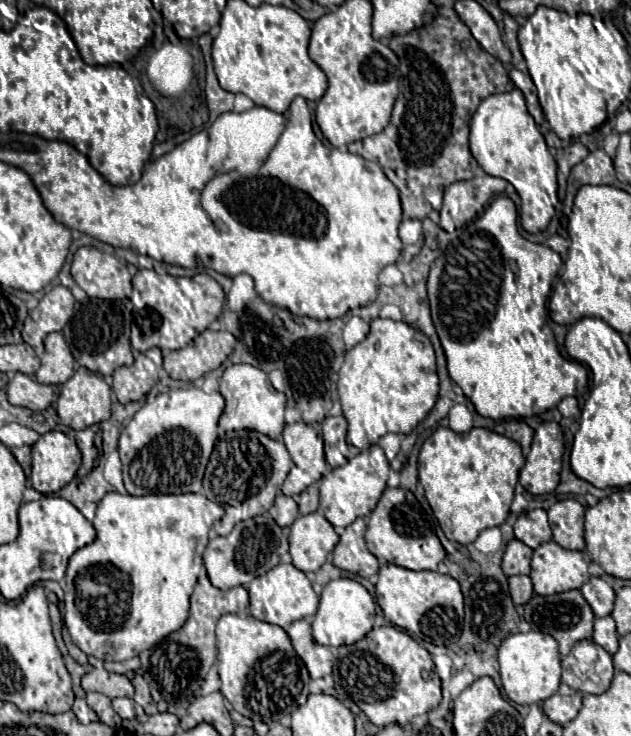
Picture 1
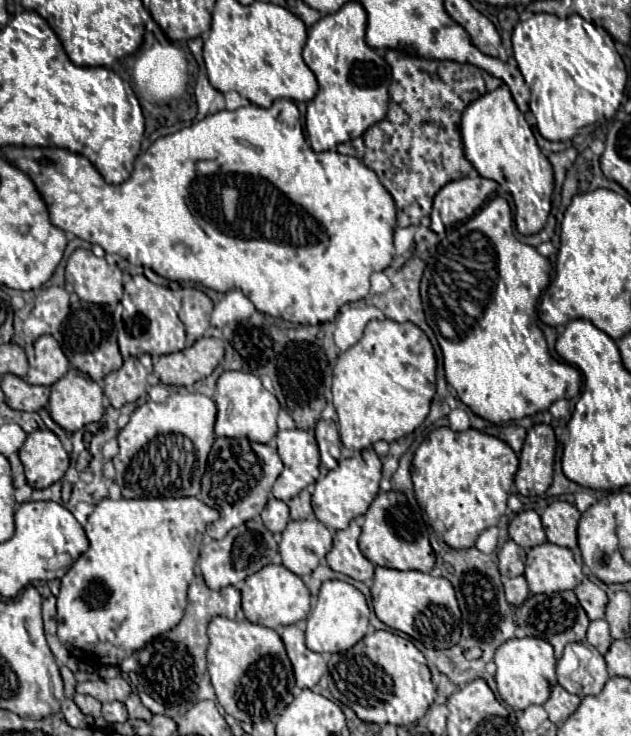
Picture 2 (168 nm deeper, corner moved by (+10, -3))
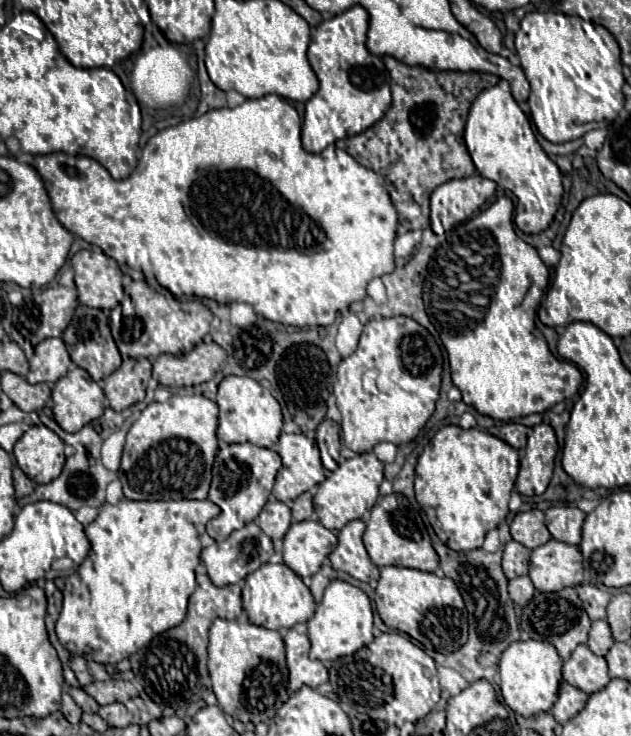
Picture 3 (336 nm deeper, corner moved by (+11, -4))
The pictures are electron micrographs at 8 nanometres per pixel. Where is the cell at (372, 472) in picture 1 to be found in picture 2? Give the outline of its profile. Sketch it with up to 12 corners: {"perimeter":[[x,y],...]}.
{"perimeter":[[372,448],[316,482],[312,510],[330,530],[362,516],[380,490]]}

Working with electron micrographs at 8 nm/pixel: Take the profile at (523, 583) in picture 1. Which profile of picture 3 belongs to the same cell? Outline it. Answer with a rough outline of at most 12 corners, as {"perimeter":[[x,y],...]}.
{"perimeter":[[527,575],[509,581],[509,595],[521,607],[535,587]]}

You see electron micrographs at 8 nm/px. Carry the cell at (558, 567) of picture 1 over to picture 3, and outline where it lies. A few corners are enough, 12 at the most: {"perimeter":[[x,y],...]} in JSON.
{"perimeter":[[551,539],[533,549],[529,577],[543,593],[583,581],[579,547]]}

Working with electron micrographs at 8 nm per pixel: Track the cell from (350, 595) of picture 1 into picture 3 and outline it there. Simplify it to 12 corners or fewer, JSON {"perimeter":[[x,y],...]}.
{"perimeter":[[331,581],[307,621],[317,661],[373,641],[369,597]]}

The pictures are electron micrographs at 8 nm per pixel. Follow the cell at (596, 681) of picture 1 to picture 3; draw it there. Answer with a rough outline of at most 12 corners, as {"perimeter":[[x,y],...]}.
{"perimeter":[[578,645],[563,679],[589,695],[611,681],[605,659]]}

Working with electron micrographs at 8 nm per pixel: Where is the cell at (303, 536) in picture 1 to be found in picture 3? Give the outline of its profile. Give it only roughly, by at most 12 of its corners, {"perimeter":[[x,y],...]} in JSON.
{"perimeter":[[299,521],[283,539],[283,557],[311,577],[337,535],[319,521]]}

